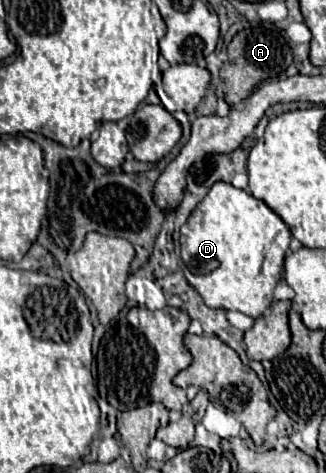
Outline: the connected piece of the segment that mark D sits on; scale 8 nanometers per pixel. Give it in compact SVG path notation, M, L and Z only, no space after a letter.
M216 182L202 202L194 208L186 224L180 228L180 248L182 248L182 272L188 284L202 296L208 308L236 310L258 318L272 302L272 292L278 280L282 278L284 256L292 234L286 222L270 210L262 200L250 196L244 190L234 188L226 182Z

